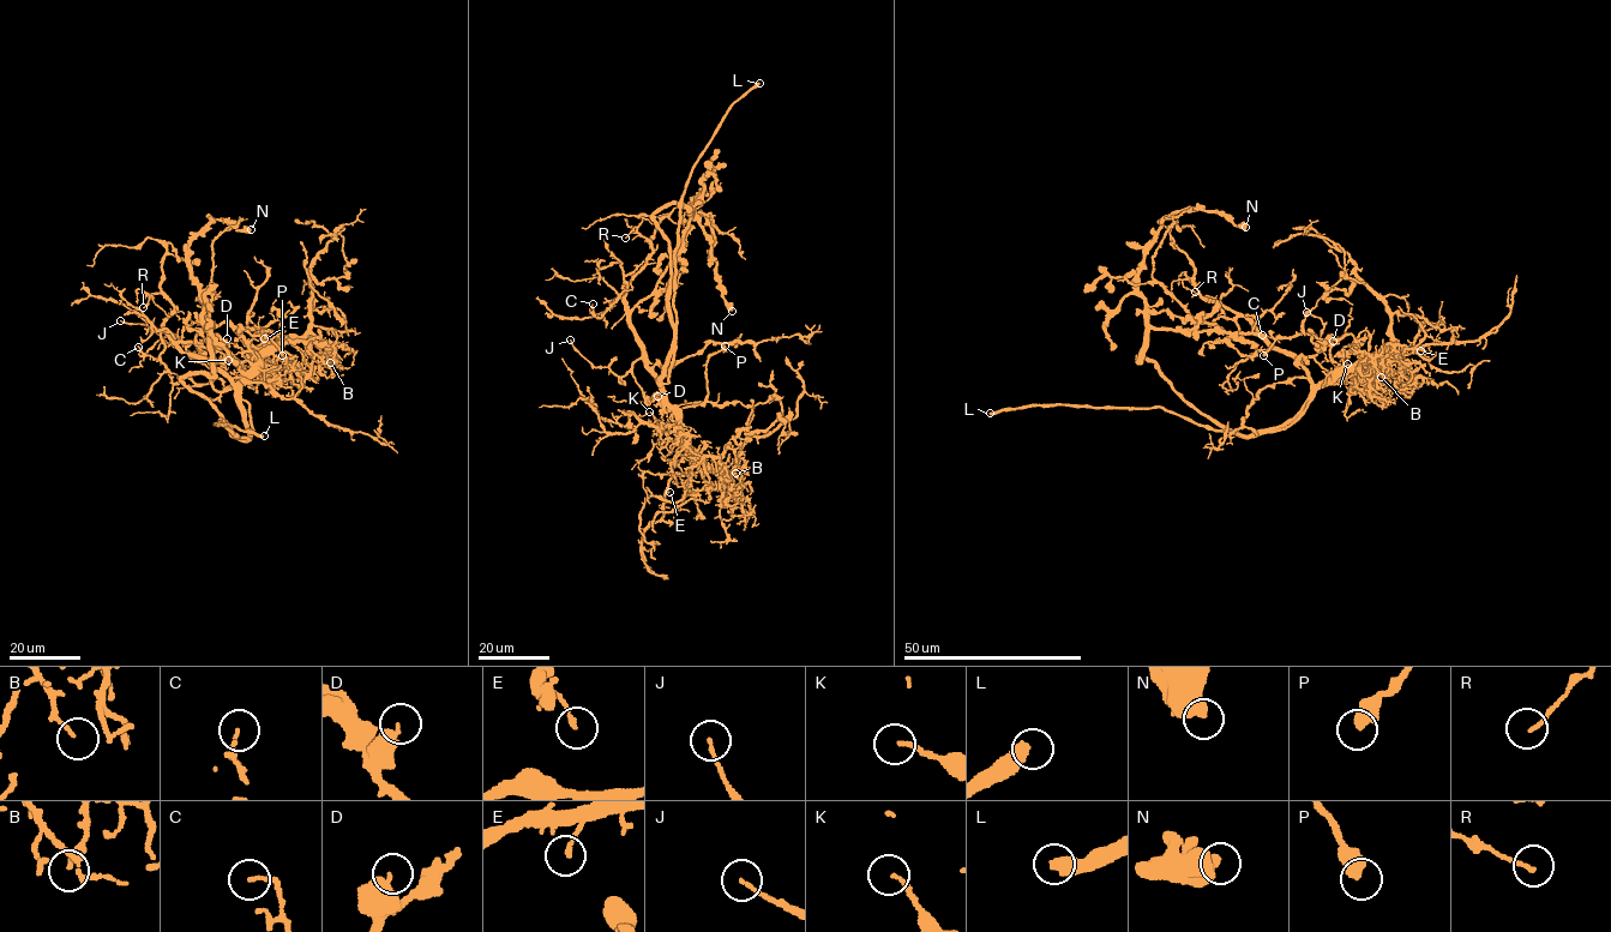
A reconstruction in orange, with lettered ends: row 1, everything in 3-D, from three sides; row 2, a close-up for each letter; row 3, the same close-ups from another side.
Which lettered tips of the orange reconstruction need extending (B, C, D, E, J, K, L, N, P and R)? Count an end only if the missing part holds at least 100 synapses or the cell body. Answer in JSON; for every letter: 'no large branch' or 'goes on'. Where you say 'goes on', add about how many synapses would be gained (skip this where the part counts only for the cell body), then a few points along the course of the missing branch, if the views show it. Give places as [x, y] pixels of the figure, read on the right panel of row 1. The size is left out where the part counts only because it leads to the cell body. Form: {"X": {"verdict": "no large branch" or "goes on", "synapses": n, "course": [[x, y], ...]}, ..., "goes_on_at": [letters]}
{"B": {"verdict": "no large branch"}, "C": {"verdict": "no large branch"}, "D": {"verdict": "no large branch"}, "E": {"verdict": "no large branch"}, "J": {"verdict": "no large branch"}, "K": {"verdict": "no large branch"}, "L": {"verdict": "goes on", "course": [[990, 413], [975, 415], [951, 407], [931, 383]]}, "N": {"verdict": "no large branch"}, "P": {"verdict": "no large branch"}, "R": {"verdict": "no large branch"}, "goes_on_at": ["L"]}

